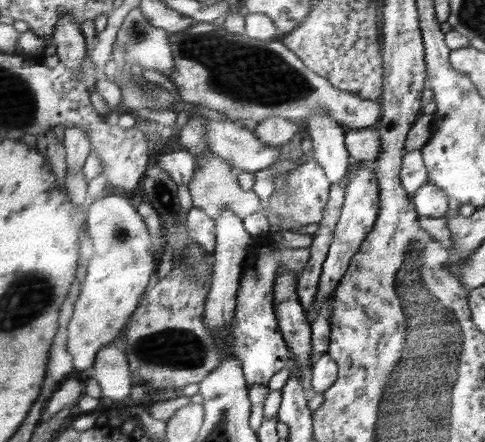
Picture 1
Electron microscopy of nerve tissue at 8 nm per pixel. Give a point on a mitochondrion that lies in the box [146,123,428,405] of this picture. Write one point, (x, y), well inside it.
(161, 192)

